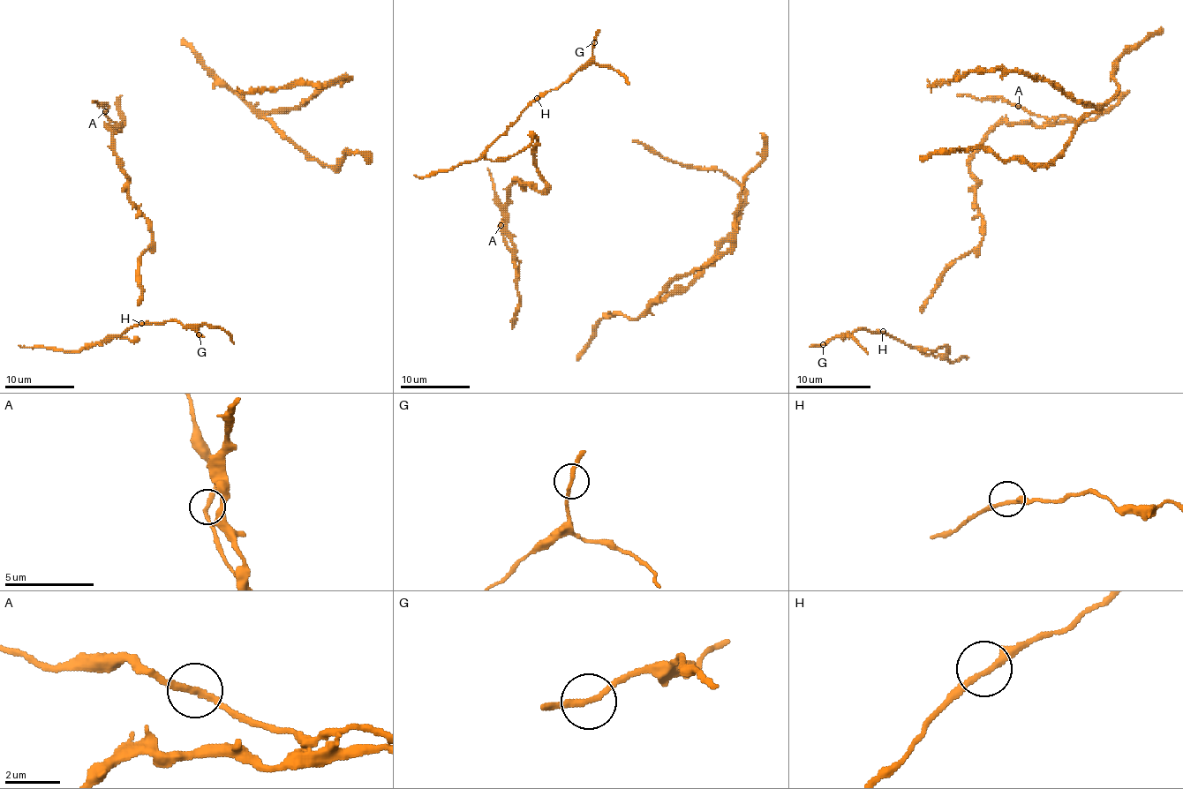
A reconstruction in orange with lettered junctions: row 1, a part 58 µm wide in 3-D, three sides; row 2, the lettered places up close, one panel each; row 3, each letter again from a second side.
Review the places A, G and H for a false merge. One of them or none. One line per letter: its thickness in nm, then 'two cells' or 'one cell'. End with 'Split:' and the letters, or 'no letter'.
A: 240 nm thick; one cell
G: 200 nm thick; one cell
H: 220 nm thick; one cell
Split: no letter

